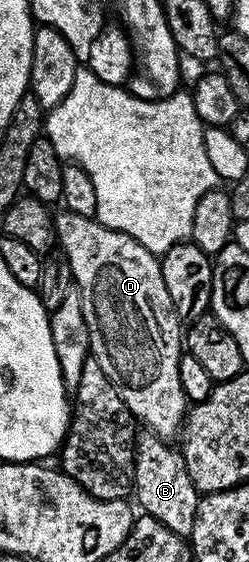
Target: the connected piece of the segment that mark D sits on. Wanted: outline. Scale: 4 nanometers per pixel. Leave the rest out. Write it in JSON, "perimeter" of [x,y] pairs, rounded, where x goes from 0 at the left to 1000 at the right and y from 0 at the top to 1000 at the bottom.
{"perimeter":[[[241,374],[217,379],[217,386],[221,425],[325,530],[365,633],[406,651],[422,673],[454,680],[502,722],[562,756],[582,754],[574,758],[651,779],[715,778],[759,731],[751,703],[727,694],[719,657],[719,641],[743,632],[743,591],[703,555],[695,530],[679,530],[679,516],[663,516],[643,457],[582,445],[582,438],[518,416],[430,406],[361,384]]]}

